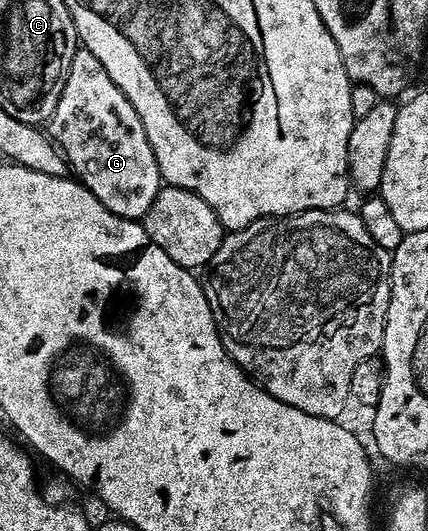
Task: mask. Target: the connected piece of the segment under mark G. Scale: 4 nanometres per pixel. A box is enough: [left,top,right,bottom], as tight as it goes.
[46,47,162,221]

